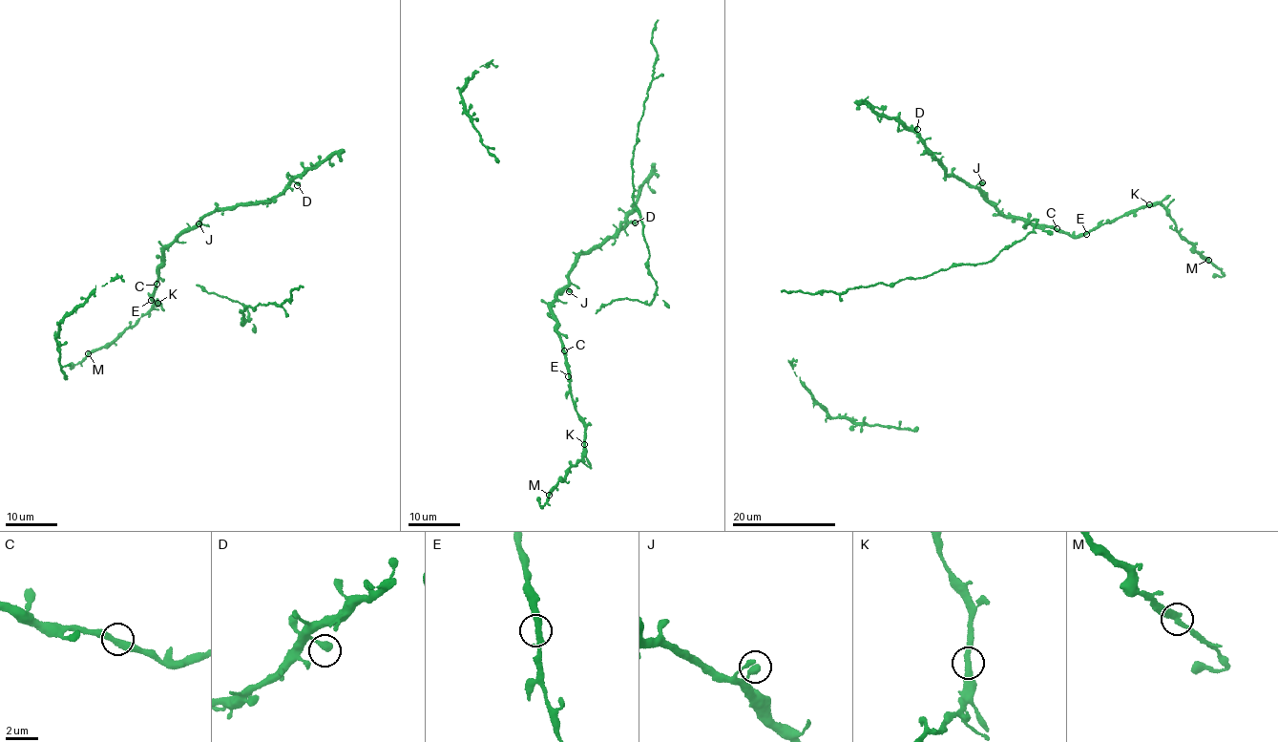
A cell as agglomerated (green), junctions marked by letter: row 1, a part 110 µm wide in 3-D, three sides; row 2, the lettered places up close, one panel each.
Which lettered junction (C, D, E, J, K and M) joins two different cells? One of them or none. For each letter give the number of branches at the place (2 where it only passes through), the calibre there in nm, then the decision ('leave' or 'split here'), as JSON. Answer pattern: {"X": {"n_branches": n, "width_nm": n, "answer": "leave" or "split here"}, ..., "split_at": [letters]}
{"C": {"n_branches": 2, "width_nm": 380, "answer": "leave"}, "D": {"n_branches": 1, "width_nm": 420, "answer": "leave"}, "E": {"n_branches": 2, "width_nm": 360, "answer": "leave"}, "J": {"n_branches": 1, "width_nm": 440, "answer": "leave"}, "K": {"n_branches": 2, "width_nm": 360, "answer": "leave"}, "M": {"n_branches": 2, "width_nm": 360, "answer": "leave"}, "split_at": []}

